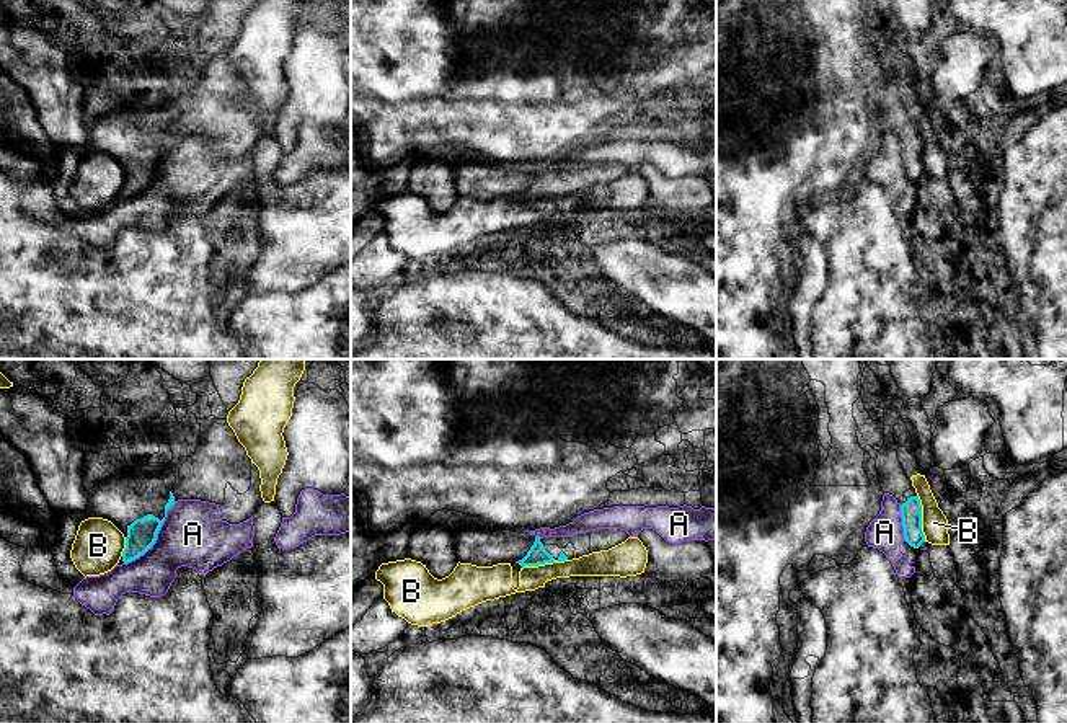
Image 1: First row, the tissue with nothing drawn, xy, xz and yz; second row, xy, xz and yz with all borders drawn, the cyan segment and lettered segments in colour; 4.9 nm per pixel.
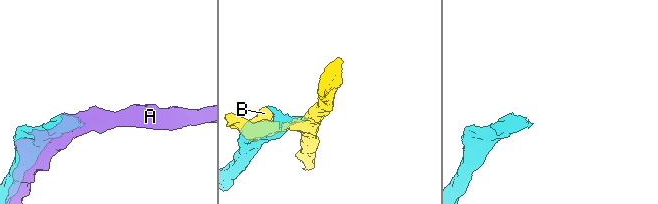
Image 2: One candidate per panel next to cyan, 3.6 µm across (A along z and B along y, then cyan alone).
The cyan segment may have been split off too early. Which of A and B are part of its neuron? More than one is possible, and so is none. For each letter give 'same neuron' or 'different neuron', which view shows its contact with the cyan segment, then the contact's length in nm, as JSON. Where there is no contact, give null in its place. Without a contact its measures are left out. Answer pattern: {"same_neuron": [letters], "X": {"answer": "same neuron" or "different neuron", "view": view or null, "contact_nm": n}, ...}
{"same_neuron": [], "A": {"answer": "different neuron", "view": "xy", "contact_nm": 400}, "B": {"answer": "different neuron", "view": "yz", "contact_nm": 240}}

